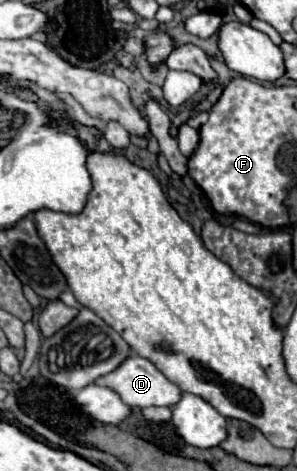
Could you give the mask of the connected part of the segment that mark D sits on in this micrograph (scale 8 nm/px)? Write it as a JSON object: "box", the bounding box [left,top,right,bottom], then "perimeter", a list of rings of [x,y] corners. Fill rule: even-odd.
{"box":[96,353,182,407],"perimeter":[[[136,353],[126,357],[114,371],[98,377],[96,385],[112,389],[130,407],[148,407],[148,405],[166,405],[166,407],[170,407],[170,405],[176,405],[176,401],[182,395],[182,391],[176,389],[176,385],[172,385],[172,381],[168,381],[148,359],[136,357]]]}

